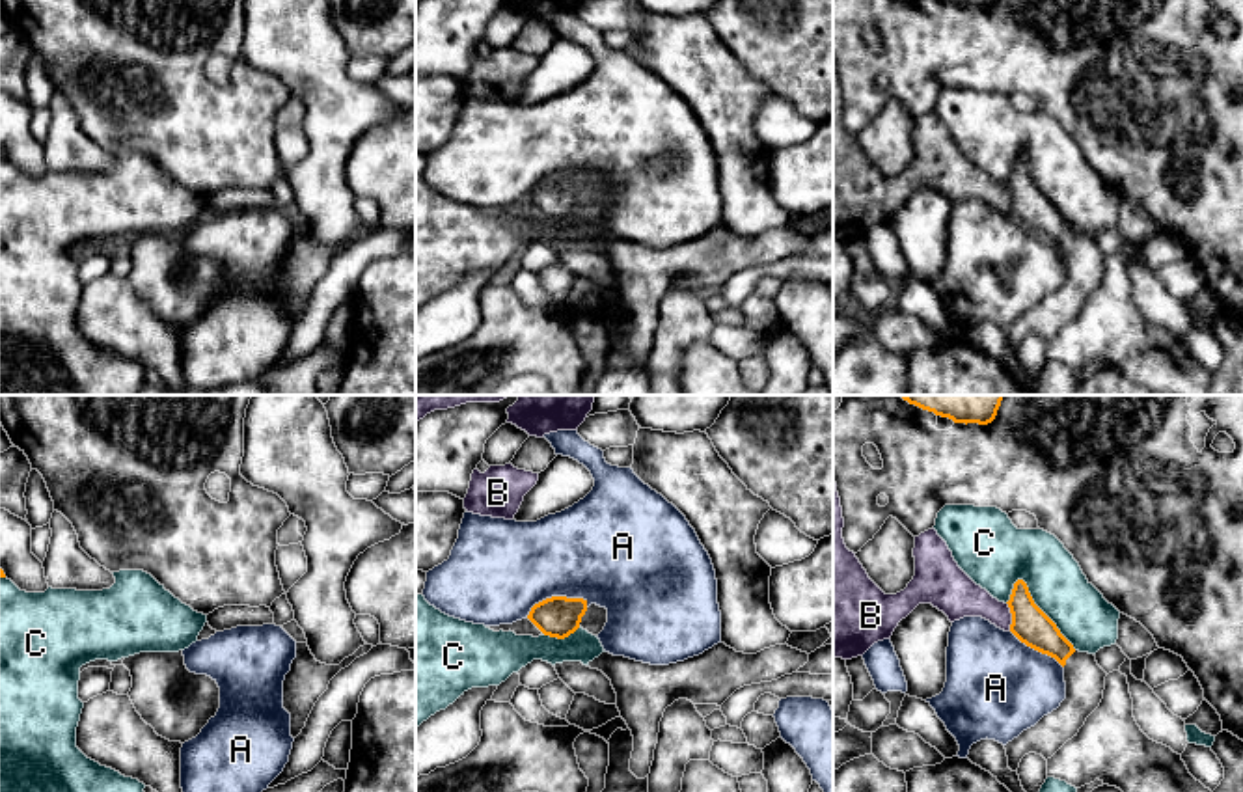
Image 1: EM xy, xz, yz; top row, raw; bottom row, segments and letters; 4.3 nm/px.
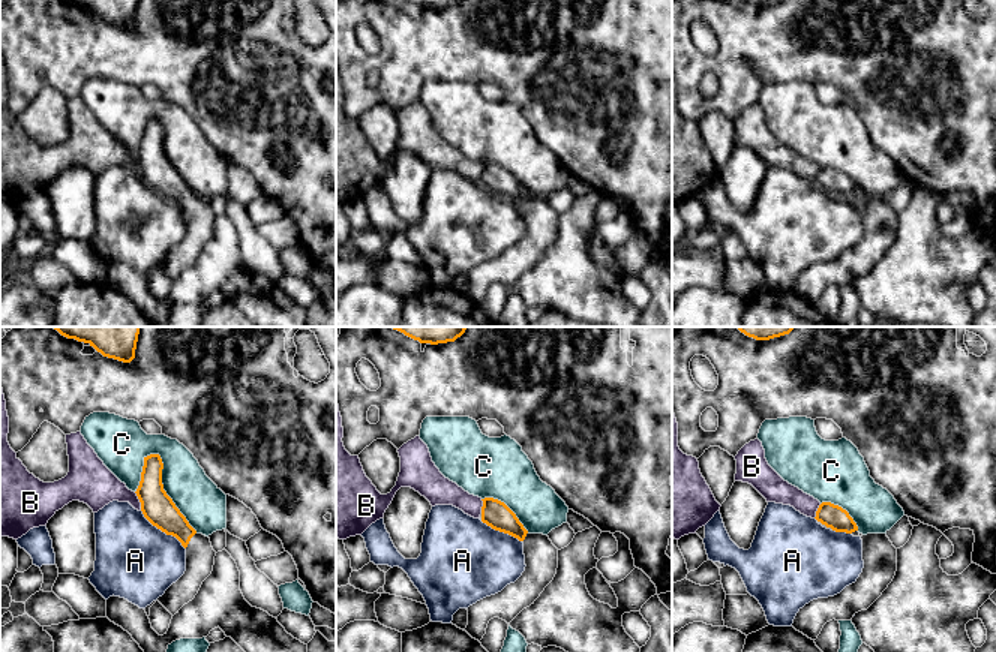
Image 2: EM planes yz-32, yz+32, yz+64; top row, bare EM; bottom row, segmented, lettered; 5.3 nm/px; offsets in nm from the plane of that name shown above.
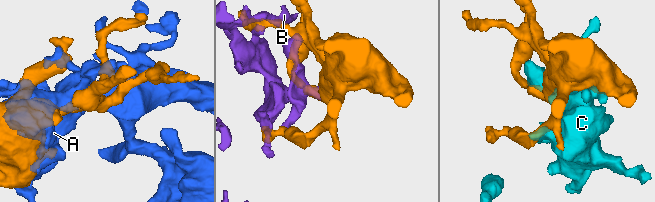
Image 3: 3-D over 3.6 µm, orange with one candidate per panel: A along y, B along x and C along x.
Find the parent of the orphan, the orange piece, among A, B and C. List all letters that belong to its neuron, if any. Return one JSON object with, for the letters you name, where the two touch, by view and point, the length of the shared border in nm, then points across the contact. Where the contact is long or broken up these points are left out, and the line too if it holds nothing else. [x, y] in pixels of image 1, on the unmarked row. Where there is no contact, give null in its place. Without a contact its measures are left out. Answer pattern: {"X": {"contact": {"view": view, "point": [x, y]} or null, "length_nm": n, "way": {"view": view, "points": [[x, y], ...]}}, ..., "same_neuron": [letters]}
{"same_neuron": []}

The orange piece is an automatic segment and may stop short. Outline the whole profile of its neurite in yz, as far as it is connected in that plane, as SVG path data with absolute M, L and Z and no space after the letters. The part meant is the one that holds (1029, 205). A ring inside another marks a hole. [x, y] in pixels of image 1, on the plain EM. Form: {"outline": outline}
{"outline": "M1023 162L1014 166L1006 186L1012 196L1010 214L1027 229L1055 240L1064 250L1066 265L1066 281L1060 289L1004 328L1008 350L1018 354L1025 337L1036 335L1047 343L1077 319L1103 281L1107 255L1098 248L1094 237L1073 231L1057 207L1034 186Z"}

